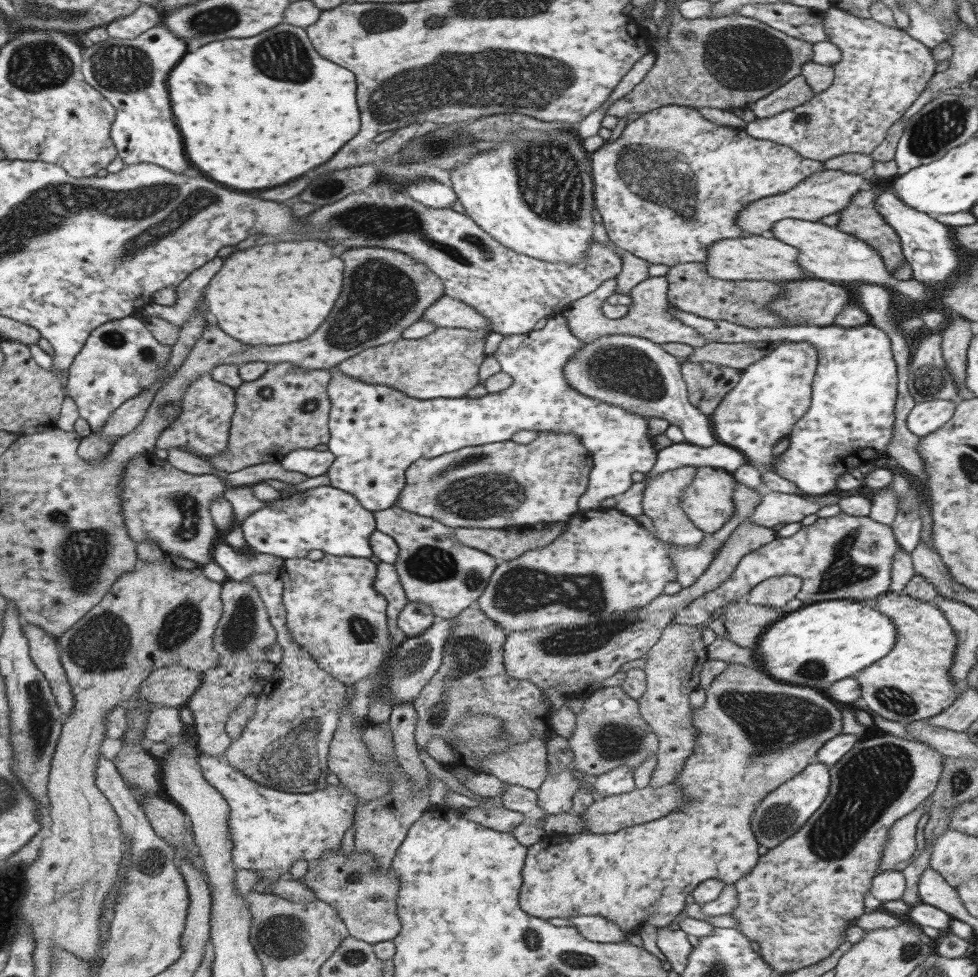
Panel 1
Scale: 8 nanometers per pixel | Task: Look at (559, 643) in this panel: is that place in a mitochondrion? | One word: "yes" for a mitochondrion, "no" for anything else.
yes

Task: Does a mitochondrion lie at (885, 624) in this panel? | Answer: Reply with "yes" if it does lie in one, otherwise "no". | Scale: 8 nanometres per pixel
no

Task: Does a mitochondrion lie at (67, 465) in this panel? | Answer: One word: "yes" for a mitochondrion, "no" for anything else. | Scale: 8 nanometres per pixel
no

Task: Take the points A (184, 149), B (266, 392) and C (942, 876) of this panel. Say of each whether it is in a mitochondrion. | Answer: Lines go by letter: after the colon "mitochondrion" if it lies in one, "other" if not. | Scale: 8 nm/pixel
A: other
B: mitochondrion
C: other

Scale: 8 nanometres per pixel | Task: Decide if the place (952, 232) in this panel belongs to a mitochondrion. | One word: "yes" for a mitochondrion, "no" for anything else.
no

